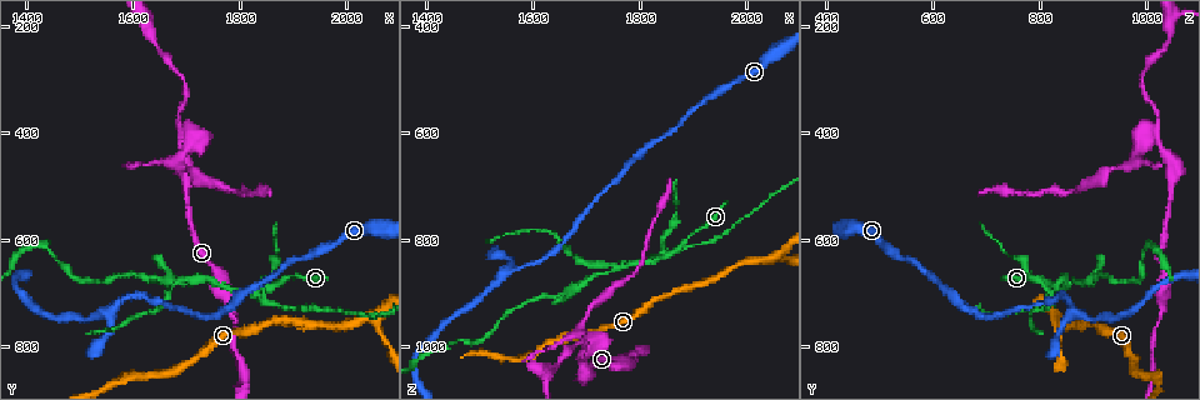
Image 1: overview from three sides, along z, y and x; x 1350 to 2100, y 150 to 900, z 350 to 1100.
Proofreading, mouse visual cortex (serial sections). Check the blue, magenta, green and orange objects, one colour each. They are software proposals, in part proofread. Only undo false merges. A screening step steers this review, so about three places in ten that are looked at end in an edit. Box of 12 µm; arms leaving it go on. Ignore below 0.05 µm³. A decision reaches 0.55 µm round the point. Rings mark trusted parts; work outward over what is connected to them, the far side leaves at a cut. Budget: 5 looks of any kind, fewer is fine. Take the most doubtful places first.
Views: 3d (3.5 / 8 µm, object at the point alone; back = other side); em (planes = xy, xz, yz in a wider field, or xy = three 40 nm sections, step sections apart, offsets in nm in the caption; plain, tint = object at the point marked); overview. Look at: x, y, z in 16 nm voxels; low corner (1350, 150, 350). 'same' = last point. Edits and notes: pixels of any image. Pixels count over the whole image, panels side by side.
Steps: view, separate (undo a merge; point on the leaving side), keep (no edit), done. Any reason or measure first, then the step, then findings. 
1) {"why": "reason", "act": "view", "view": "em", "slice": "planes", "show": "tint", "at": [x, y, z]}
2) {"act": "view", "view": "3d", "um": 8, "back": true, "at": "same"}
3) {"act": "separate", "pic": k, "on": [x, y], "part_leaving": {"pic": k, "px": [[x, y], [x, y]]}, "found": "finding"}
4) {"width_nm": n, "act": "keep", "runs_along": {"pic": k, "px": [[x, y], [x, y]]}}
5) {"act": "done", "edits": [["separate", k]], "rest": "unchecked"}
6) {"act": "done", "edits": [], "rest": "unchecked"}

{"why": "four arms meet", "act": "view", "view": "3d", "um": 3.5, "at": [1695, 410, 1020]}

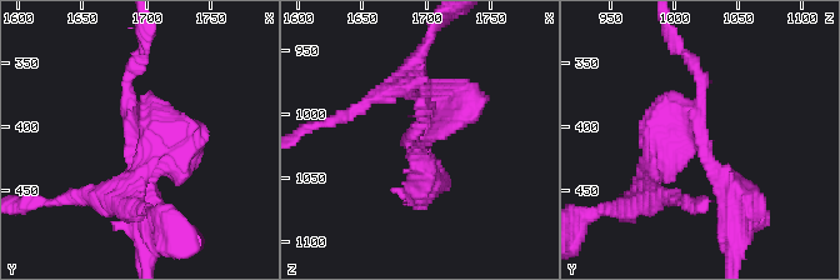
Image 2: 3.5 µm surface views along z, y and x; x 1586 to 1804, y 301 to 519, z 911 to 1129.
{"why": "need the tissue", "act": "view", "view": "em", "slice": "xy", "step": 1, "show": "tint", "at": [1698, 408, 1020]}

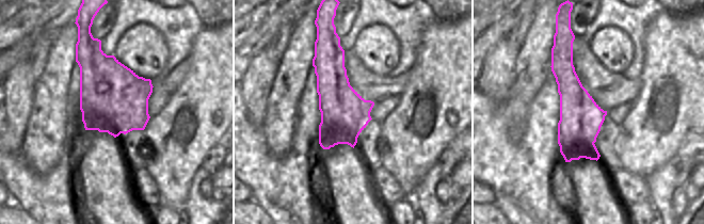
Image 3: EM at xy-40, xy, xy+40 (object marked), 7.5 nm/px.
{"arm_widths_nm": [150, 300, 350, 450], "act": "separate", "pic": 2, "on": [144, 116], "part_leaving": {"pic": 2, "px": [[141, 139], [160, 150], [134, 204]]}, "found": "a second cell is stuck on"}

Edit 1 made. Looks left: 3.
{"why": "three arms meet", "act": "view", "view": "3d", "um": 8, "at": [2060, 755, 830]}

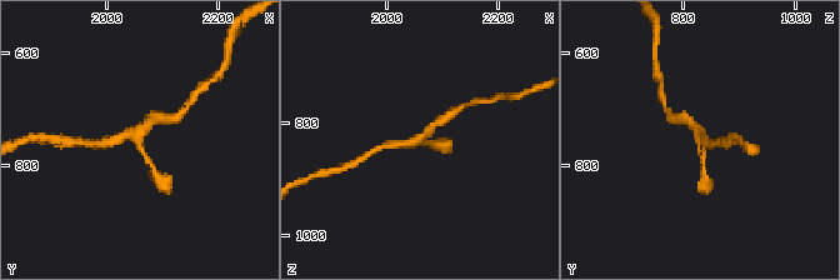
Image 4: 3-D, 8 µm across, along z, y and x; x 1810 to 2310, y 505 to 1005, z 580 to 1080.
{"why": "closer look", "act": "view", "view": "3d", "um": 3.5, "at": [2060, 750, 830]}

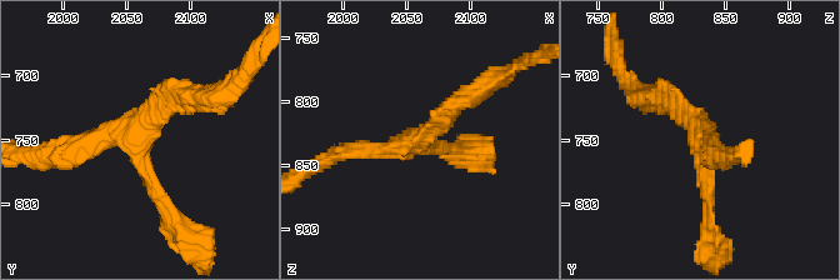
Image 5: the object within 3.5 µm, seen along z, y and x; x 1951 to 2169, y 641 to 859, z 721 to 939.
{"arms": 3, "arm_widths_nm": [150, 200, 250], "why": "now the EM", "act": "view", "view": "em", "slice": "xy", "step": 1, "show": "tint", "at": [2054, 750, 832]}

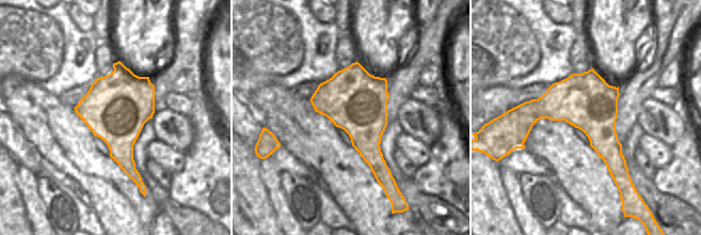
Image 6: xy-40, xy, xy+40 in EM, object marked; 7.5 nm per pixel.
{"act": "keep", "runs_along": {"pic": 5, "px": [[58, 156], [128, 134], [170, 206]]}, "found": "continuous, no second cell"}

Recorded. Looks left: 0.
{"act": "done", "edits": [["separate", 2]], "rest": "unchecked"}

